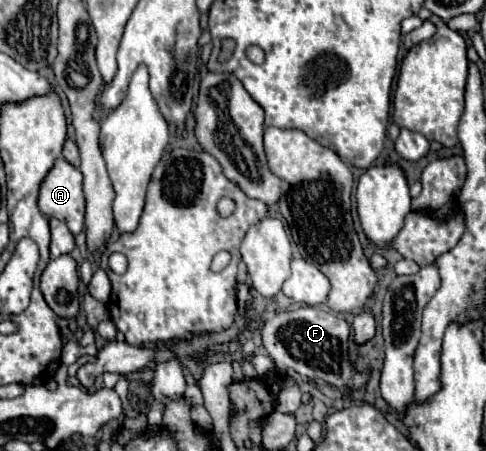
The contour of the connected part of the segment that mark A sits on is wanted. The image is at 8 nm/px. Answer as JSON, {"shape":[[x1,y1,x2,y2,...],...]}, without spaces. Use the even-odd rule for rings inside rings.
{"shape":[[62,157,56,159,54,167,40,183,38,207,46,217,64,221,74,235,80,233,84,229,84,193,78,167]]}

